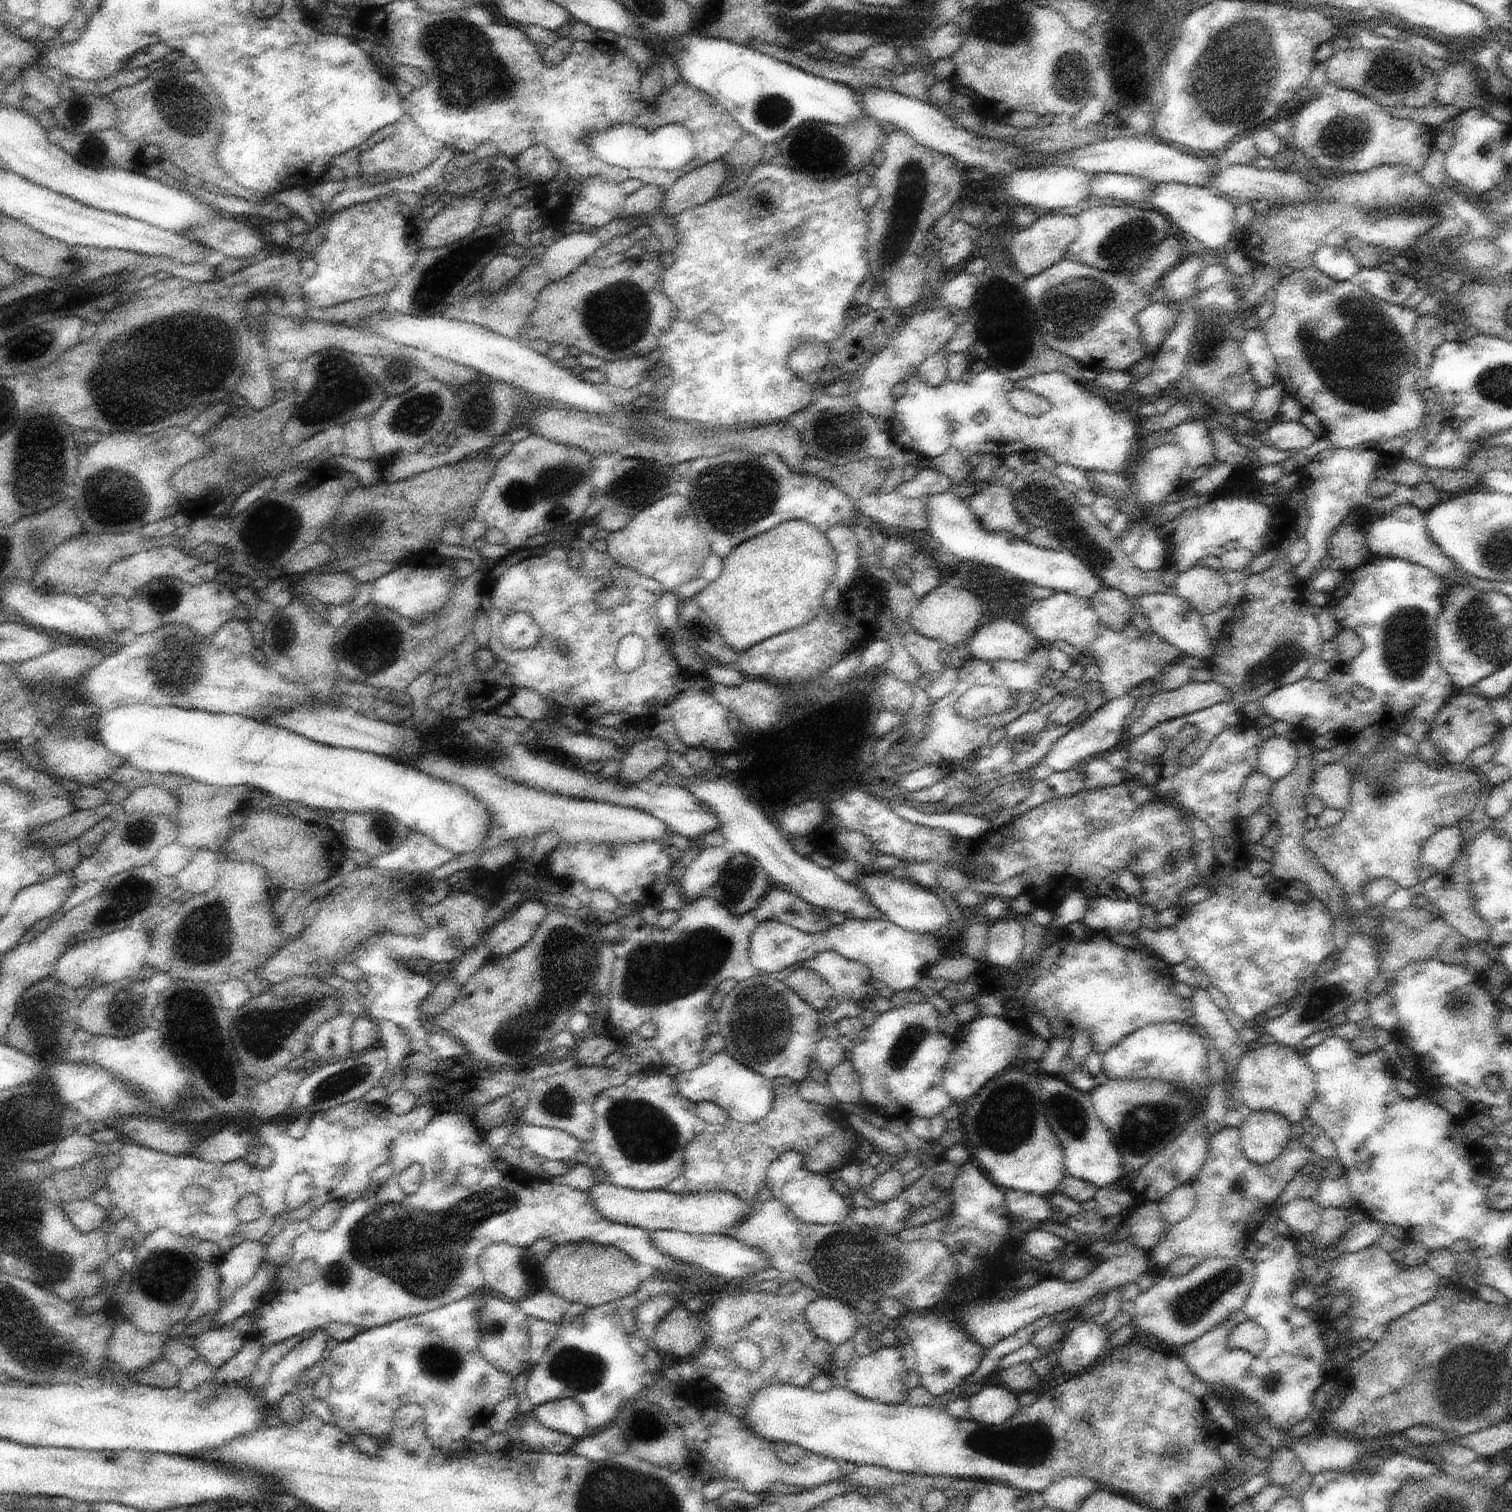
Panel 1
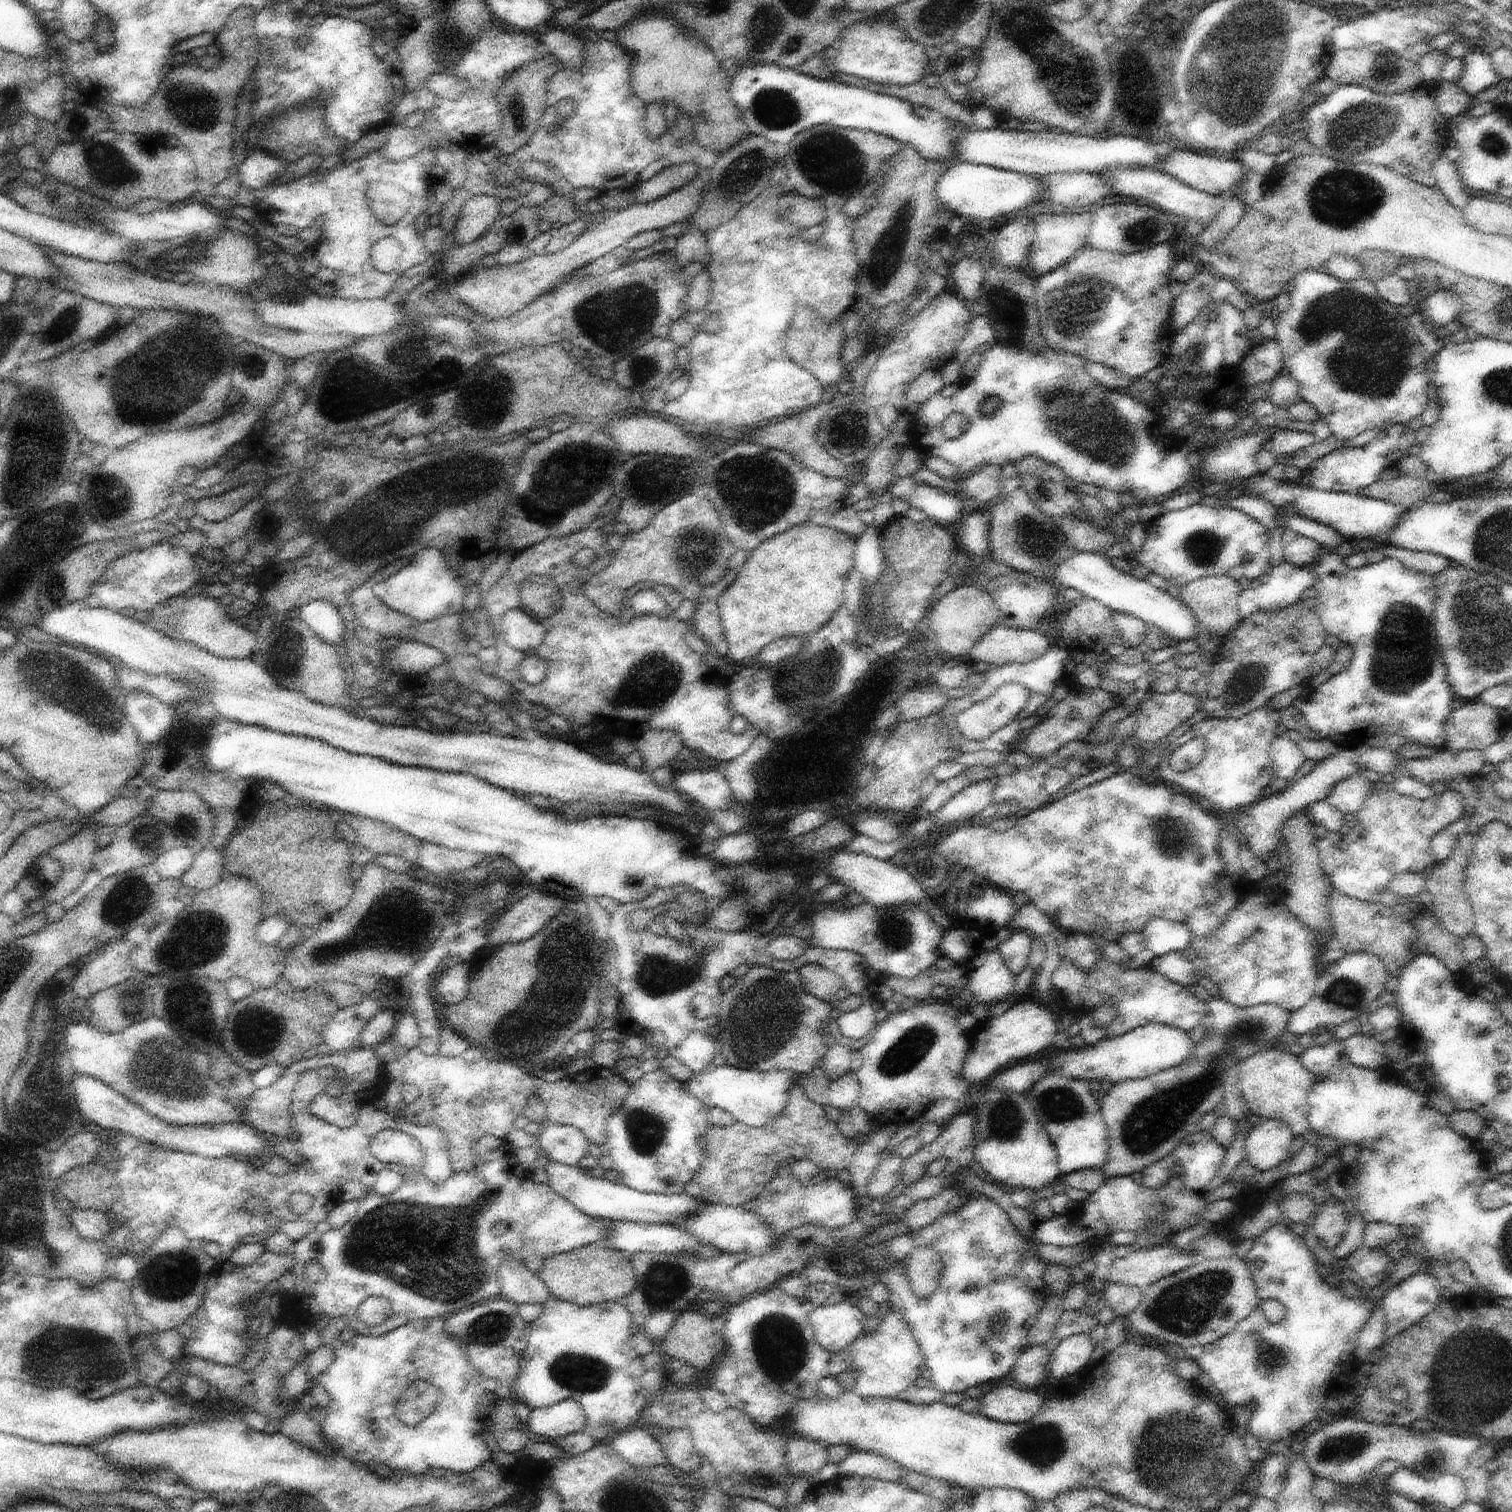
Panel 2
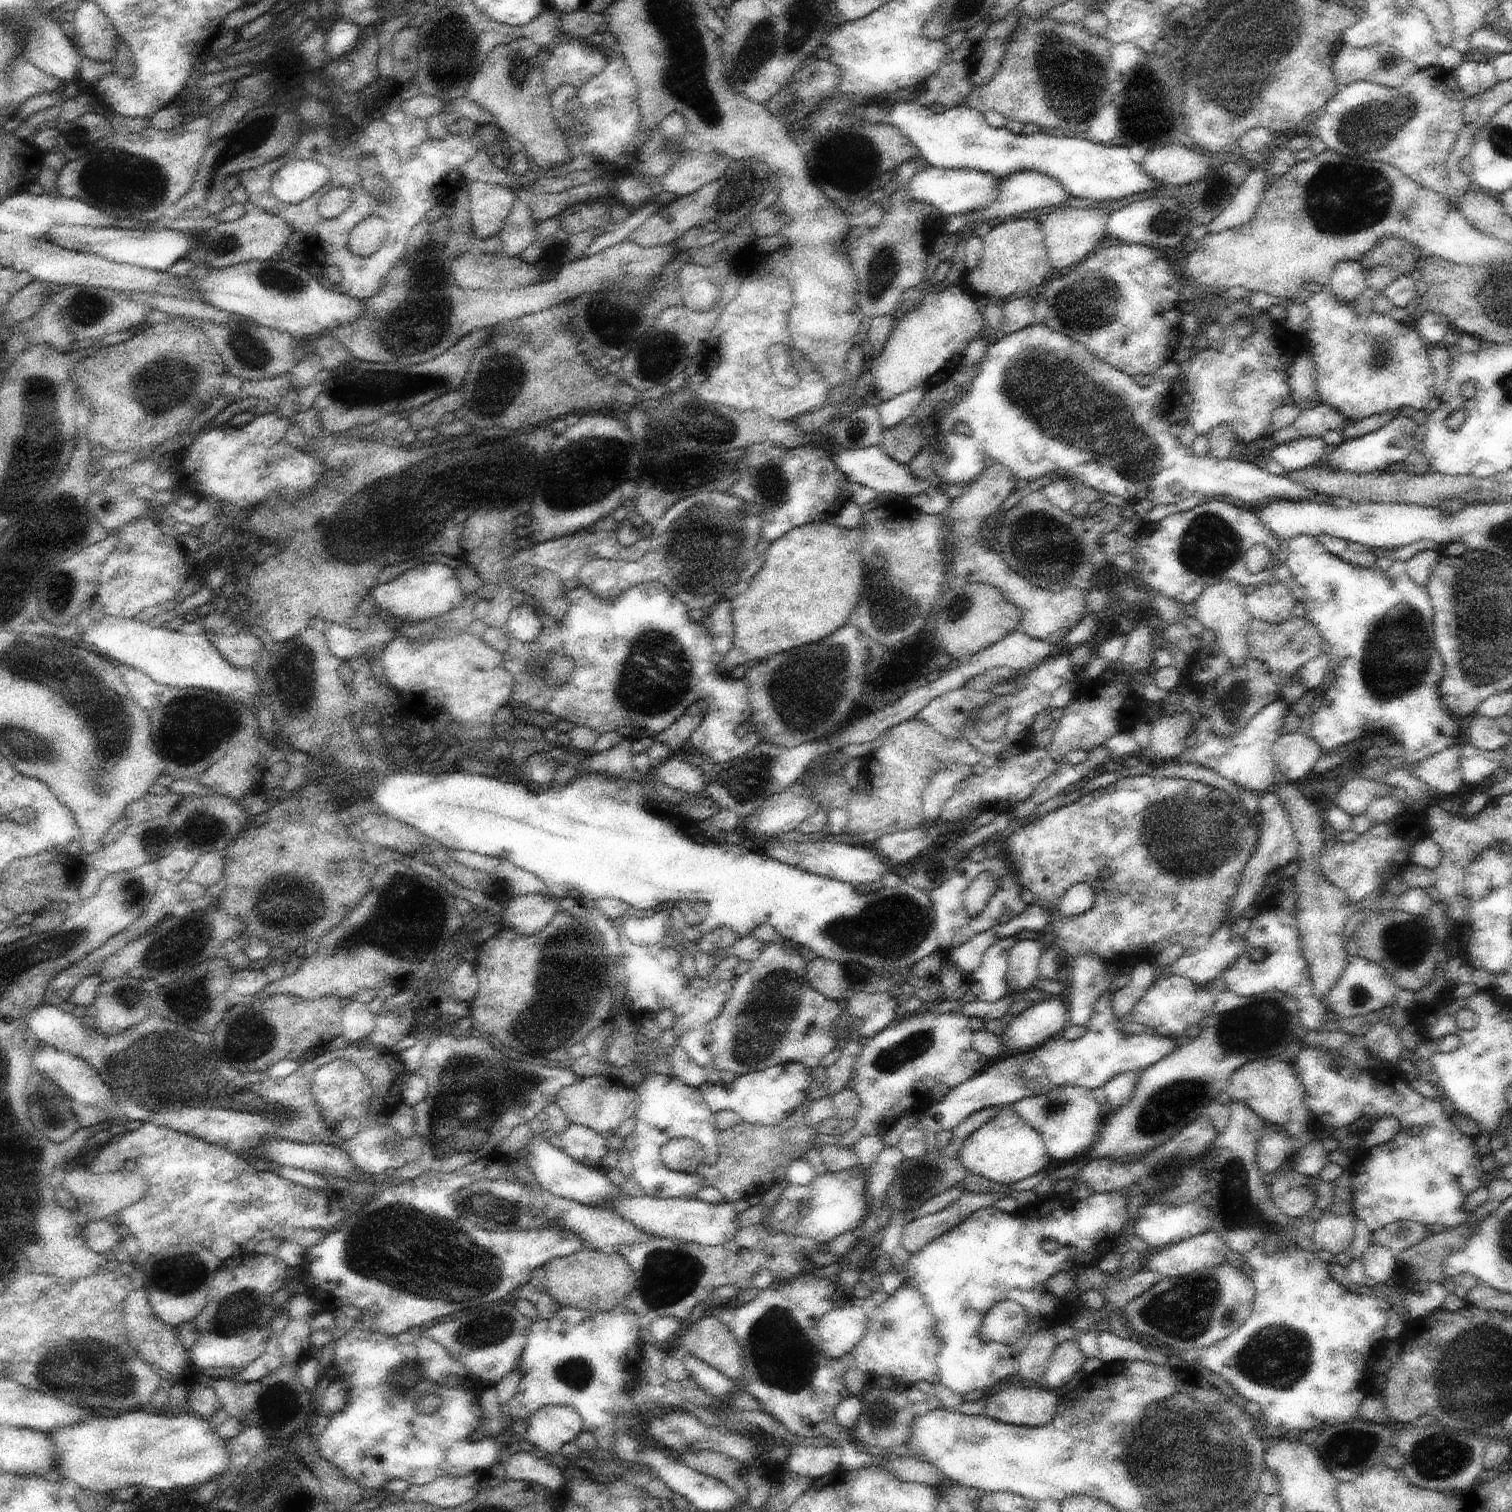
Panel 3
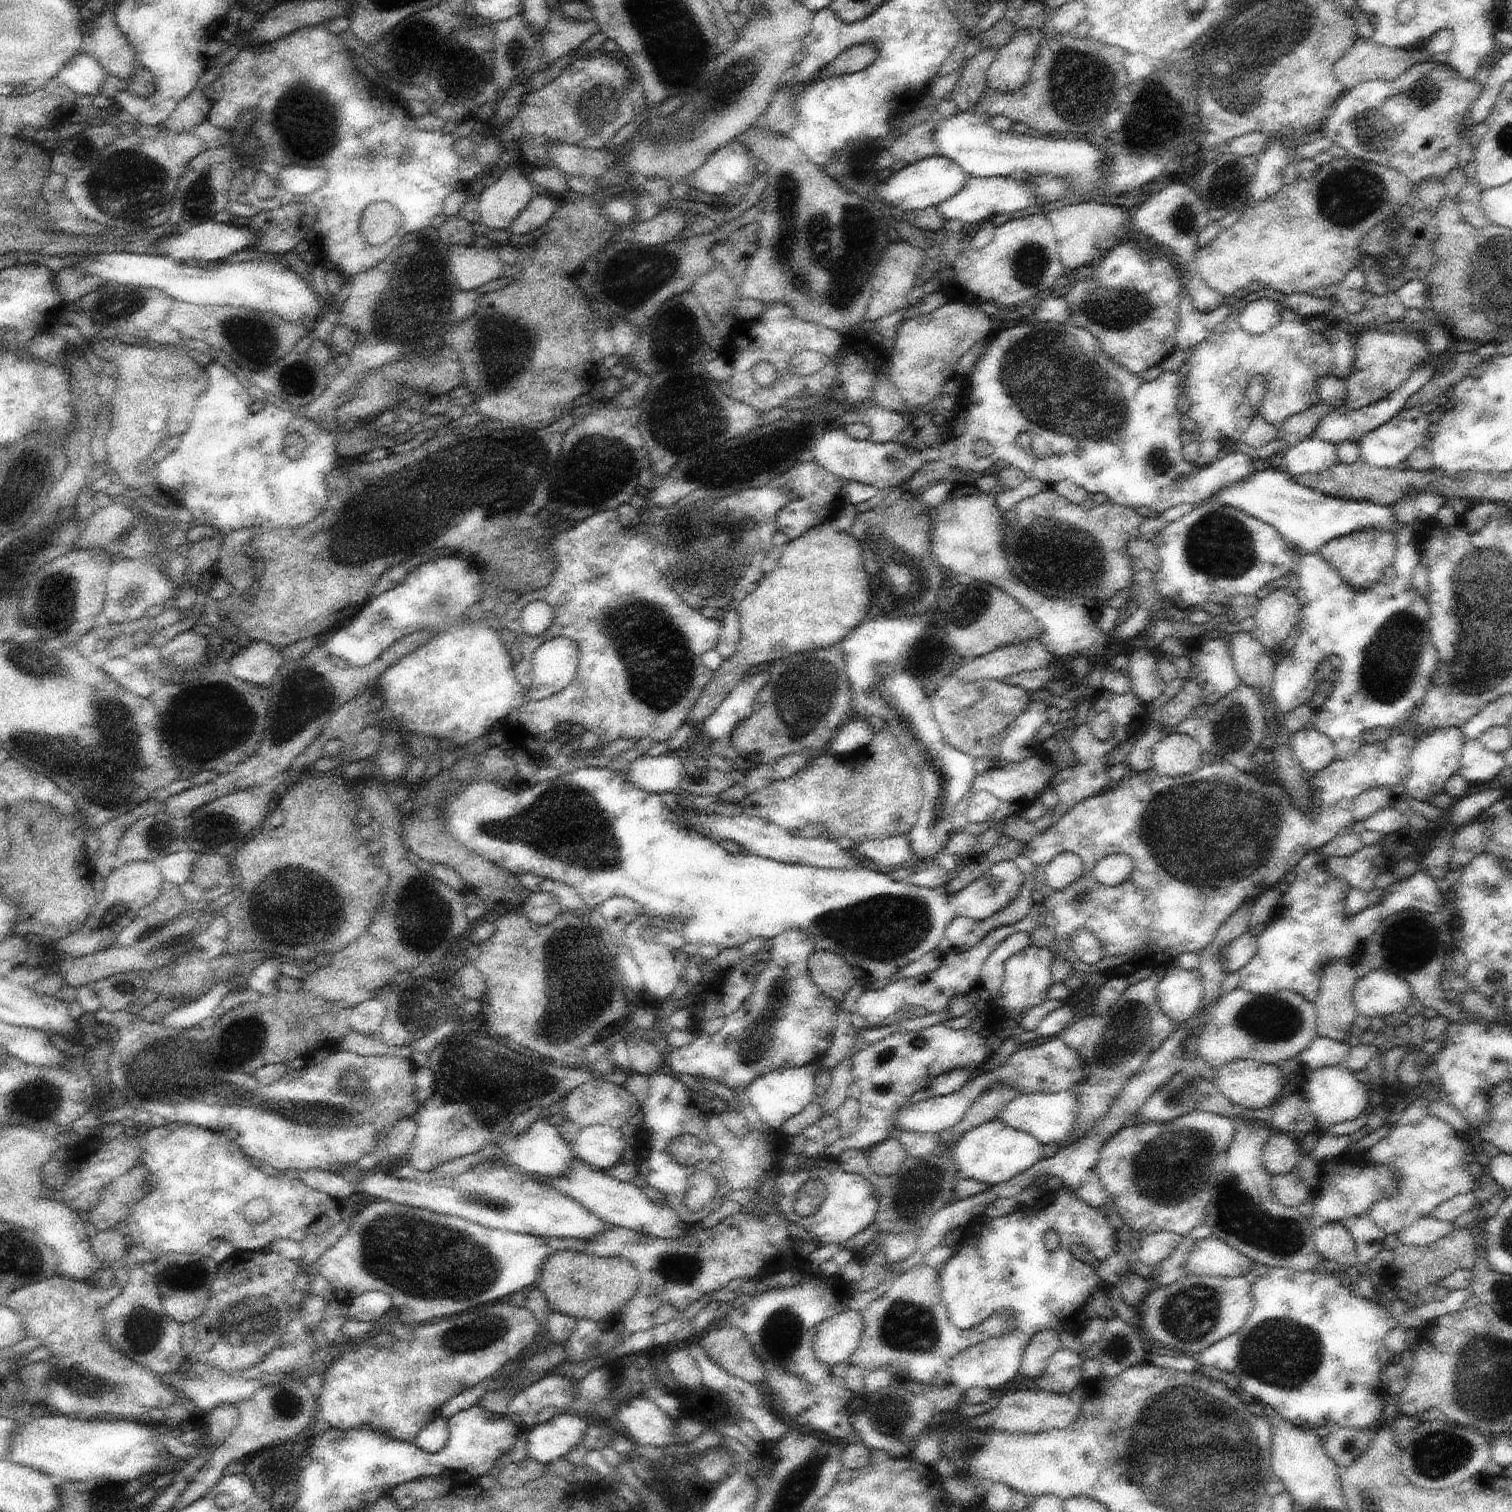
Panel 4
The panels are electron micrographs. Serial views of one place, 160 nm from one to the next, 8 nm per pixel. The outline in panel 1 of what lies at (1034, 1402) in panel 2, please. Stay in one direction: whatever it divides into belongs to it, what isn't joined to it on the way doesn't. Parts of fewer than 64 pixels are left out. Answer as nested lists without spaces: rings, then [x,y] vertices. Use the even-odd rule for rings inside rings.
[[[986,1386],[969,1398],[970,1418],[985,1425],[997,1425],[1010,1420],[1023,1407],[1018,1394],[1006,1387]]]

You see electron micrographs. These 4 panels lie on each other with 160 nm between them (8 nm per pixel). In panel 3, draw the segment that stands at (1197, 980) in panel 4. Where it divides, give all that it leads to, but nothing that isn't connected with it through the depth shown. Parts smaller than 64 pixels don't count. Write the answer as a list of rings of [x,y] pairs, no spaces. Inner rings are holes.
[[[1166,975],[1152,983],[1133,1008],[1130,1020],[1151,1026],[1164,1037],[1176,1039],[1185,1034],[1190,1026],[1201,1023],[1212,1012],[1214,1005],[1214,993],[1207,986],[1197,985],[1188,977]]]

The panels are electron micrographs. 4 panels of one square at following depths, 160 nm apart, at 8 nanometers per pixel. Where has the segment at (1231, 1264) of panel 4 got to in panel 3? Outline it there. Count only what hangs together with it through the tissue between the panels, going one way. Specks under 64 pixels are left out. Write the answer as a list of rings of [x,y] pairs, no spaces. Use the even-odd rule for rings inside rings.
[[[1211,1228],[1188,1240],[1152,1250],[1145,1256],[1145,1268],[1167,1277],[1183,1276],[1220,1266],[1229,1248]]]

